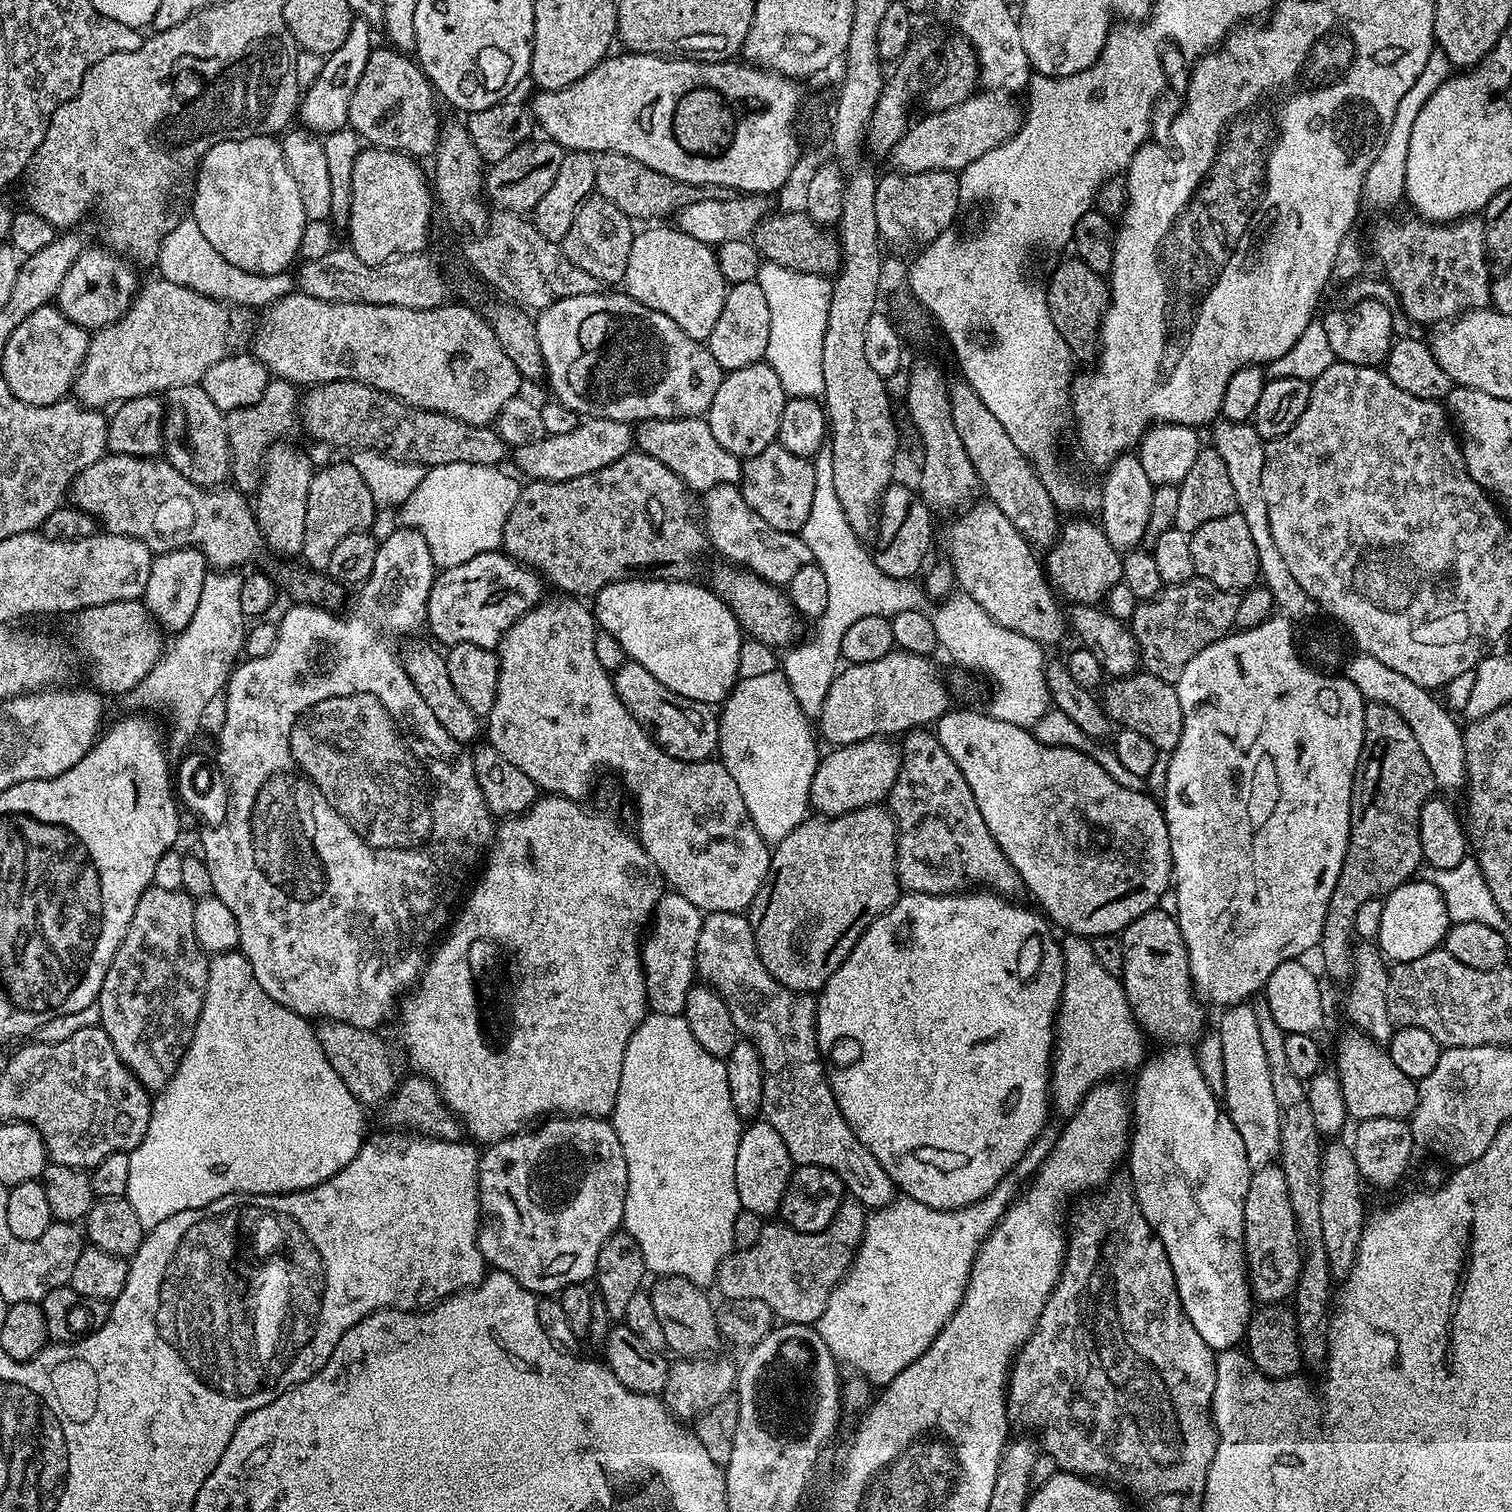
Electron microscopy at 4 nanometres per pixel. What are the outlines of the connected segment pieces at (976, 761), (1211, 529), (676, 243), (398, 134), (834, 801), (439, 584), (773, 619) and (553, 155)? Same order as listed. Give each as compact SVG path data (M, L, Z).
M953 707L935 721L934 731L938 742L942 742L946 754L950 754L950 758L954 758L954 766L958 766L958 770L962 770L962 778L966 778L966 786L970 786L970 794L974 794L974 802L978 802L978 810L982 810L982 822L986 822L986 830L990 830L994 842L998 842L998 846L1002 850L1002 854L1006 854L1010 866L1014 866L1014 870L1018 870L1020 883L1026 892L1028 888L1029 894L1040 903L1039 911L1057 929L1059 929L1058 927L1065 928L1063 930L1065 933L1085 938L1123 933L1123 928L1131 920L1146 915L1163 898L1164 891L1167 888L1169 891L1174 880L1170 834L1166 830L1163 807L1157 801L1155 804L1147 796L1147 791L1118 786L1118 782L1114 782L1114 778L1106 770L1102 770L1102 766L1098 766L1098 762L1094 762L1085 752L1079 752L1073 748L1046 746L1042 742L1038 742L1029 729L1012 725L1010 722L999 721L998 718L989 715L984 710L975 712L972 708Z
M1238 511L1226 514L1226 518L1214 518L1206 526L1198 526L1188 537L1190 555L1194 558L1196 576L1206 582L1214 582L1227 592L1243 593L1260 580L1258 550L1254 546L1254 537L1246 526L1246 518Z
M660 226L645 227L648 228L645 232L637 231L633 235L632 245L630 246L630 259L626 261L626 274L622 281L623 287L626 289L627 295L633 296L638 302L642 302L642 306L650 306L650 310L658 310L662 314L666 314L666 318L674 318L674 322L678 322L678 326L682 326L682 330L686 330L686 334L690 334L690 338L706 342L710 338L710 330L714 330L715 324L718 323L718 314L722 314L722 304L726 302L726 294L730 287L722 274L716 252L712 246L698 242L697 239L680 231L676 226L671 226L671 228L656 227Z
M391 46L373 47L350 98L347 127L353 128L365 145L405 152L407 156L431 157L439 142L442 117L436 109L437 93L419 63Z
M888 738L863 740L833 747L828 750L832 752L826 753L825 756L823 753L810 782L809 805L815 811L817 808L821 817L827 818L864 808L867 804L880 804L894 786L900 769L897 745L892 745L890 741Z
M507 552L478 554L478 558L443 569L437 575L430 586L426 627L432 631L431 639L441 640L436 642L444 646L473 644L495 649L506 630L540 603L545 595L543 587L541 577L533 569L520 564Z
M736 566L724 567L728 568L720 568L713 574L710 587L722 598L722 602L730 606L741 629L751 639L773 648L791 645L798 638L796 636L800 632L801 621L795 608L789 603L787 595L777 585L766 583L760 576L747 569Z
M547 138L529 139L528 143L510 150L502 162L491 165L486 172L486 196L496 203L497 209L517 214L531 213L542 202L542 194L550 190L558 170L562 170L565 149Z

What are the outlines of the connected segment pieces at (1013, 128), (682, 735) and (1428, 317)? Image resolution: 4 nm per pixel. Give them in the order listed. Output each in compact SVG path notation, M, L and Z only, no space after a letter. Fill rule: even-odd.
M981 91L966 102L945 112L929 111L920 121L913 123L904 132L890 153L891 167L898 172L954 172L970 166L986 150L994 150L1020 129L1024 122L1025 109L1015 104L1006 92Z
M626 660L612 677L619 700L664 752L682 761L702 761L715 755L719 717L711 705L674 694L640 663Z
M1473 214L1465 216L1462 220L1454 220L1451 222L1429 222L1423 218L1411 218L1412 220L1388 220L1392 218L1380 218L1376 225L1372 228L1372 252L1380 259L1380 268L1384 271L1383 279L1394 293L1400 299L1398 305L1399 311L1405 312L1413 323L1419 326L1425 324L1436 324L1432 326L1440 326L1445 322L1451 321L1453 318L1461 316L1463 312L1470 311L1471 308L1489 307L1492 298L1492 280L1488 276L1488 268L1490 269L1490 261L1484 250L1484 221L1479 215Z

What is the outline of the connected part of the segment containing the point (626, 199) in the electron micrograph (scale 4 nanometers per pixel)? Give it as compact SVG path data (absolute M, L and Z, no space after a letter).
M605 152L596 156L596 192L602 198L614 202L633 222L656 222L659 216L676 214L681 208L694 202L702 202L706 198L728 200L734 195L733 189L723 188L717 184L687 184L674 178L666 178L666 174L658 174L658 170L650 170L650 166L642 166L642 162L634 162L634 158L626 158L626 154Z

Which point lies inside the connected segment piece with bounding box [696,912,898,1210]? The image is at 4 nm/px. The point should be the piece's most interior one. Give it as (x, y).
(796, 1099)

